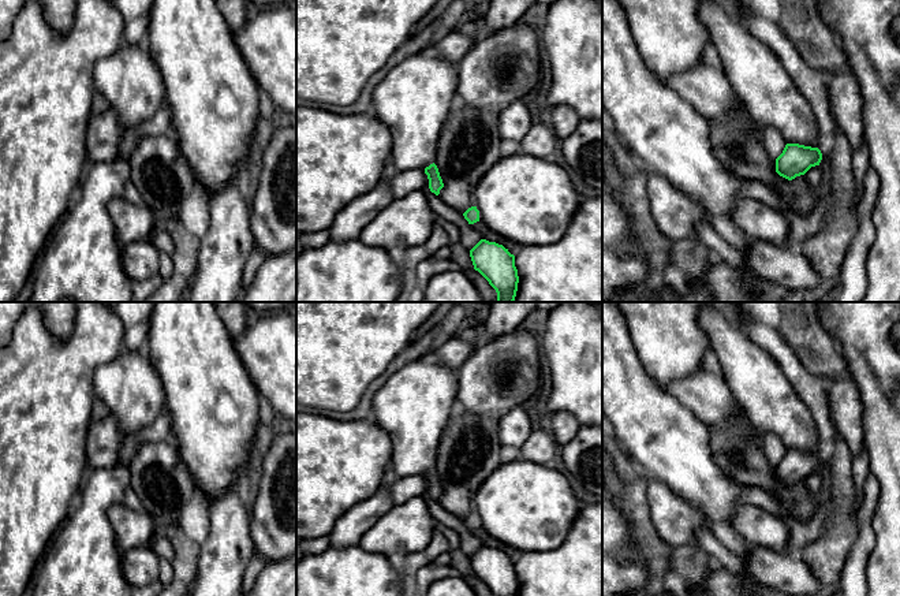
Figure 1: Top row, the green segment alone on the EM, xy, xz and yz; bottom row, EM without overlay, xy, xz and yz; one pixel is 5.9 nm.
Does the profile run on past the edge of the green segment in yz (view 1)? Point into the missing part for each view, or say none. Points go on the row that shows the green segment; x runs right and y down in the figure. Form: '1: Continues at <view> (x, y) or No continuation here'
1: No continuation here

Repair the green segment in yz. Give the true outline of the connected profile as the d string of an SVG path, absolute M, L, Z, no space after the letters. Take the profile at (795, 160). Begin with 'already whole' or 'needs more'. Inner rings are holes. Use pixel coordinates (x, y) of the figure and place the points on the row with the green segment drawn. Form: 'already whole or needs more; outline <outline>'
already whole; outline M787 144L783 153L776 159L776 172L792 180L804 175L811 167L819 165L822 153L818 148L799 144Z

